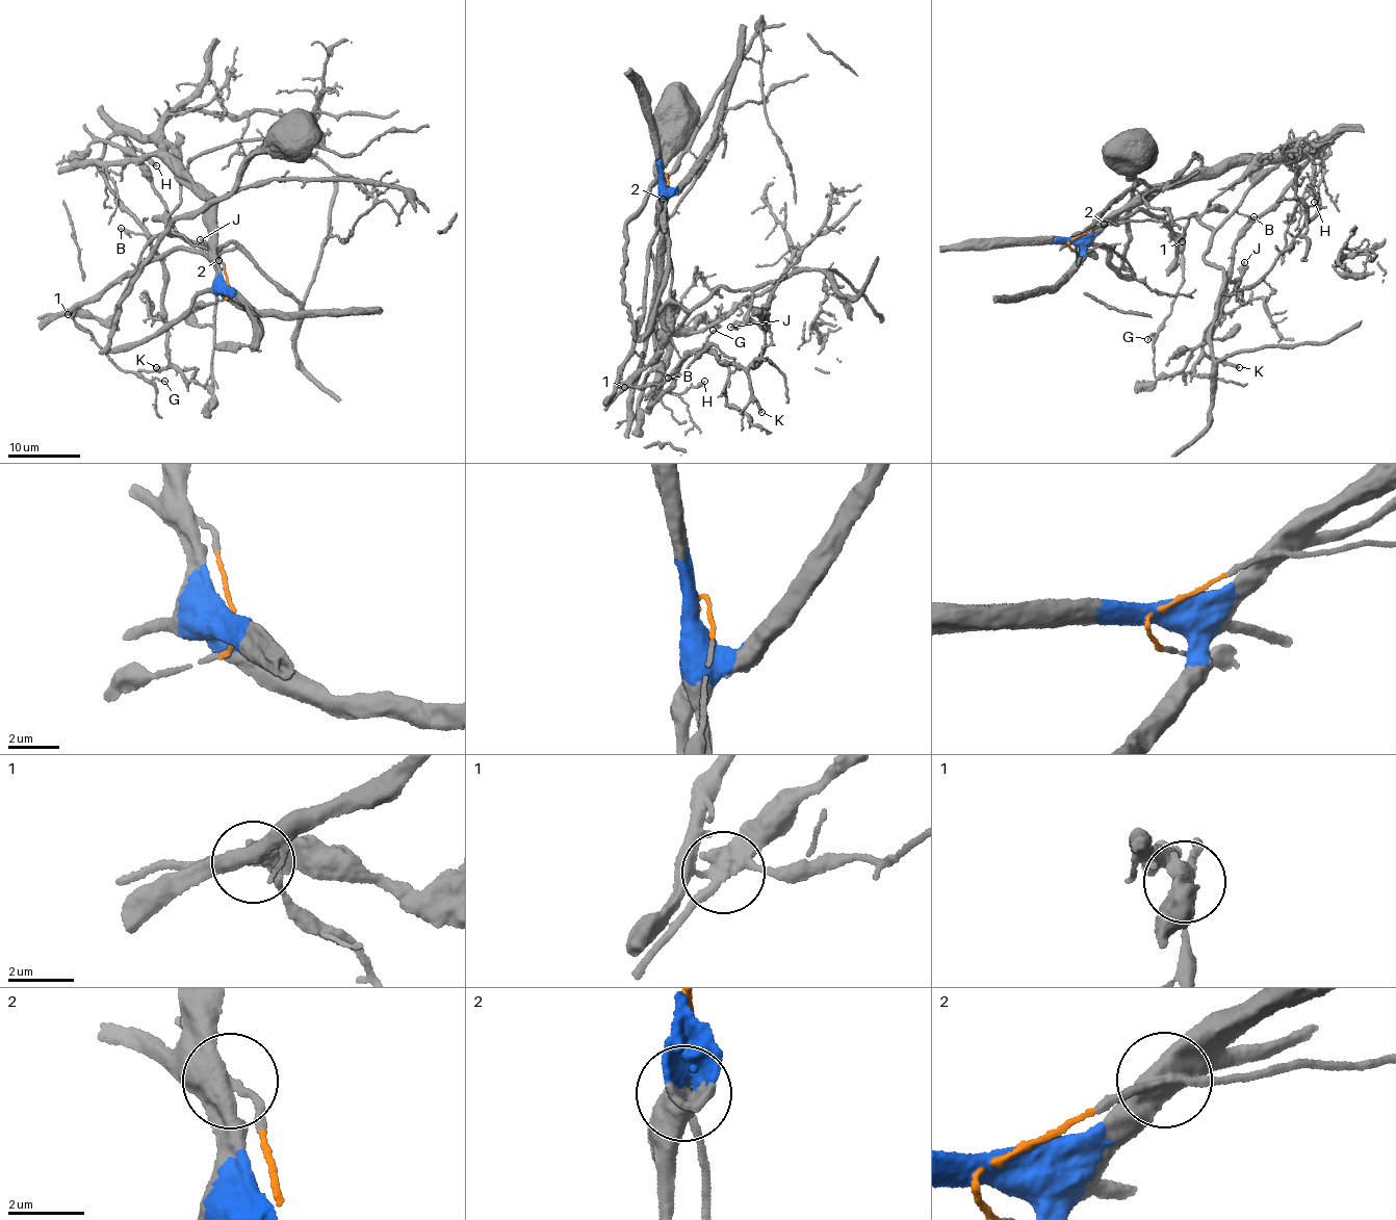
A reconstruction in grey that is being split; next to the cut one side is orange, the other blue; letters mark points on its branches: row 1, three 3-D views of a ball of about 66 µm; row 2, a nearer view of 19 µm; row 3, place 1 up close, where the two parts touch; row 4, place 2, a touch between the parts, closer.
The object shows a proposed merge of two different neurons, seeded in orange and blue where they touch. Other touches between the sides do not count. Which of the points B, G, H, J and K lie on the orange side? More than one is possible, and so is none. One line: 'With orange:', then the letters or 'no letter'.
With orange: J

